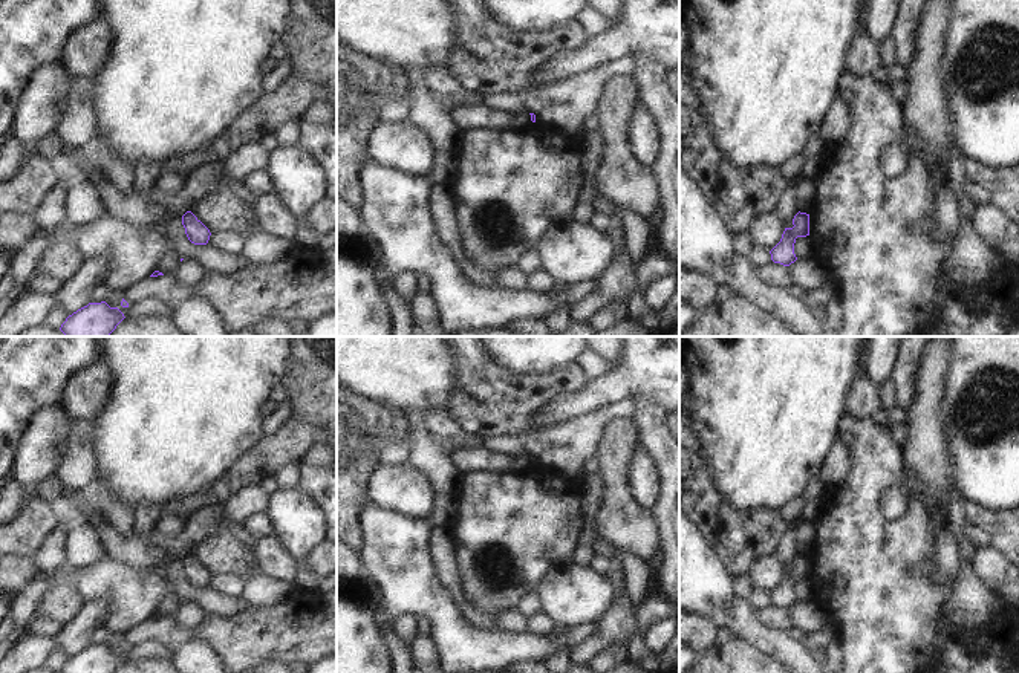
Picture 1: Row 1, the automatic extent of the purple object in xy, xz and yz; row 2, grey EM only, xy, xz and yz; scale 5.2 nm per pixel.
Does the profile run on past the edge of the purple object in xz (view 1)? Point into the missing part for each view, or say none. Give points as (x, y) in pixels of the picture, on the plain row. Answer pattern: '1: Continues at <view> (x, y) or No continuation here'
1: No continuation here

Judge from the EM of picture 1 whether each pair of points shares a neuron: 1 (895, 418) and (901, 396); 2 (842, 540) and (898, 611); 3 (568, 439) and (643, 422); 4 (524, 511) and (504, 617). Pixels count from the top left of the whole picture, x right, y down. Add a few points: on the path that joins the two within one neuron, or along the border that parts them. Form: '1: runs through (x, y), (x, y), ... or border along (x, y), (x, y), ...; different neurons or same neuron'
1: border along (897, 404), (905, 412); different neurons
2: runs through (859, 557), (863, 568), (885, 594); same neuron
3: border along (631, 399), (634, 403), (632, 416); different neurons
4: border along (514, 609), (502, 609), (494, 615); different neurons

